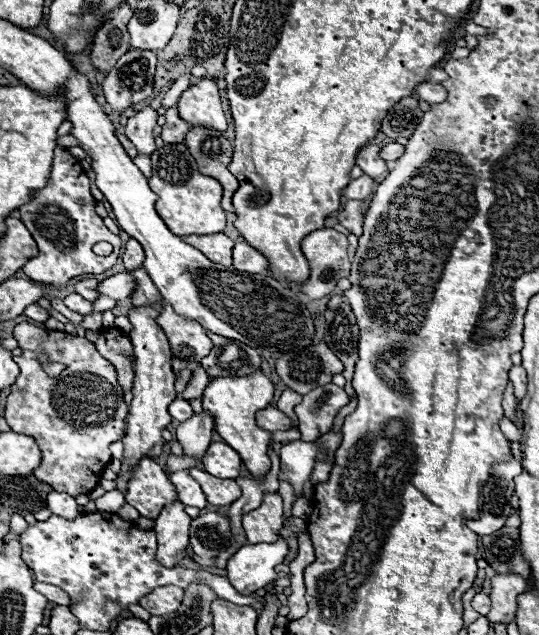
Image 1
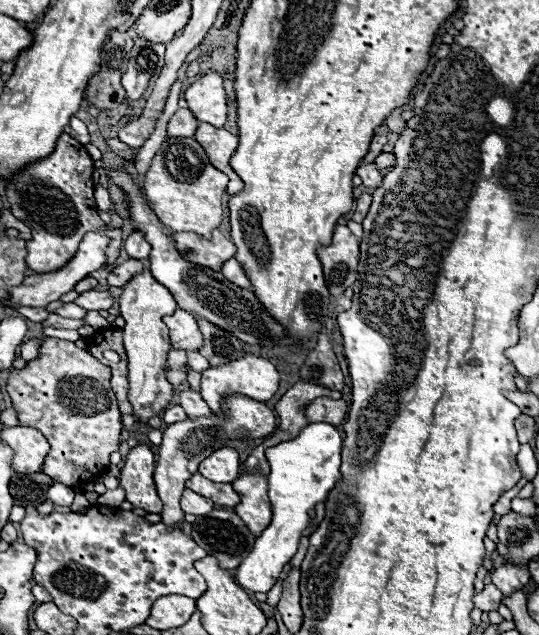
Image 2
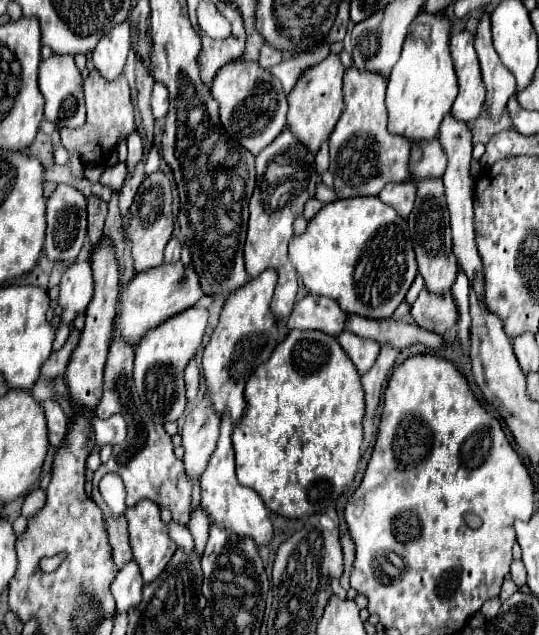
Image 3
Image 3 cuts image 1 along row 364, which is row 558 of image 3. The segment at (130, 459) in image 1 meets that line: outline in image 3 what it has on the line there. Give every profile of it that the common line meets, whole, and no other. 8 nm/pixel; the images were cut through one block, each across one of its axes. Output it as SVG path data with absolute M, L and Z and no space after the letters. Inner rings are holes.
M142 500L136 506L128 508L126 518L128 518L128 534L130 534L128 538L130 538L132 554L134 554L134 560L138 562L138 566L140 566L144 582L148 584L164 572L166 564L170 562L172 554L176 552L176 544L170 540L168 528L160 520L160 508L152 500Z

